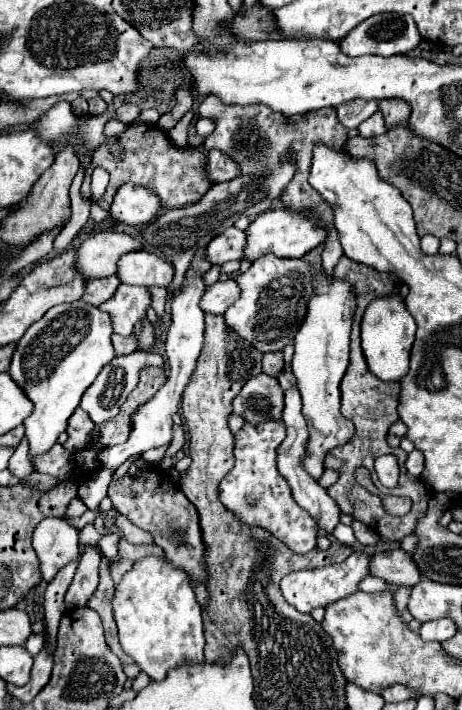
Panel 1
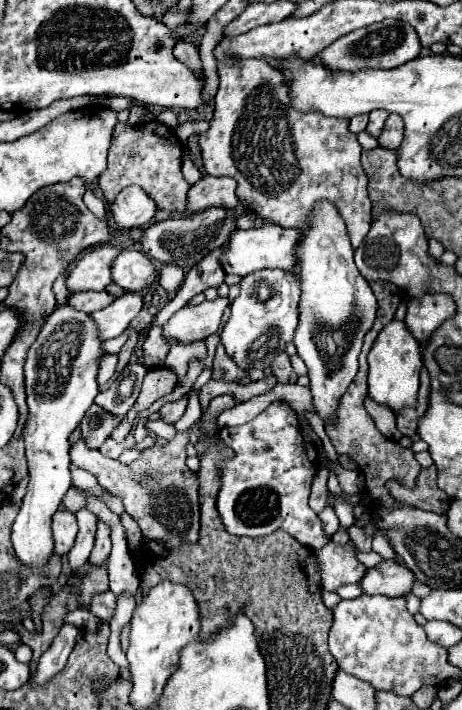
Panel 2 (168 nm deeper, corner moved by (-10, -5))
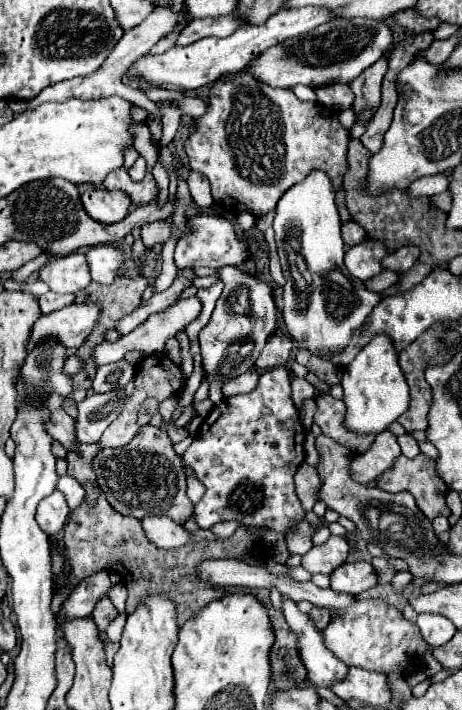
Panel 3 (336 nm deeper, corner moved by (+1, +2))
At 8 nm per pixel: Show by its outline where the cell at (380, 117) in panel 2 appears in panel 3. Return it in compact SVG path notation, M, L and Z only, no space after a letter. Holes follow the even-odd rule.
M383 55L373 67L365 69L353 83L349 83L355 103L353 109L365 109L365 105L379 105L381 101L381 79L387 71L387 57Z

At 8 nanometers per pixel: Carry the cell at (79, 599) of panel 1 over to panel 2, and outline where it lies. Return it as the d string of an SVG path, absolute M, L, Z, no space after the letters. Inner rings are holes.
M108 590L108 592L100 592L92 598L88 610L98 616L100 620L110 620L112 618L112 612L114 612L114 606L116 606L116 596Z

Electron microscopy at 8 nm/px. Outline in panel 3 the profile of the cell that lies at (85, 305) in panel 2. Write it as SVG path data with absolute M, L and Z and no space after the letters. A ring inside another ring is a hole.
M45 293L41 297L37 297L39 301L39 309L41 309L41 315L47 315L47 313L53 313L53 311L59 311L67 305L73 303L73 295L59 295L59 293Z

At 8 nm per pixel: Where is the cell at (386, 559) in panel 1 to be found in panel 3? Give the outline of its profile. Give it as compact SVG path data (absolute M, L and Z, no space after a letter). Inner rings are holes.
M367 561L345 563L339 569L335 569L329 575L329 579L331 579L333 591L347 593L347 595L353 595L353 597L377 585L377 575L373 573L371 563L367 563Z

